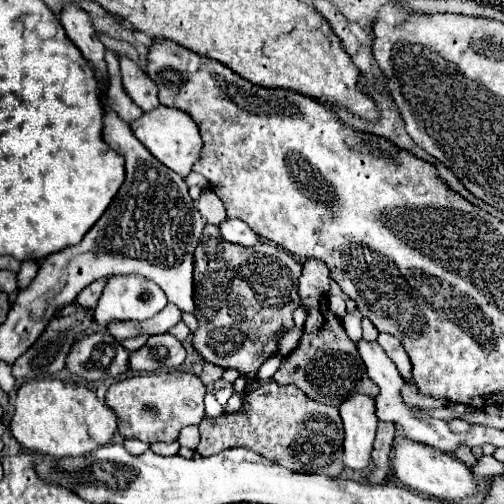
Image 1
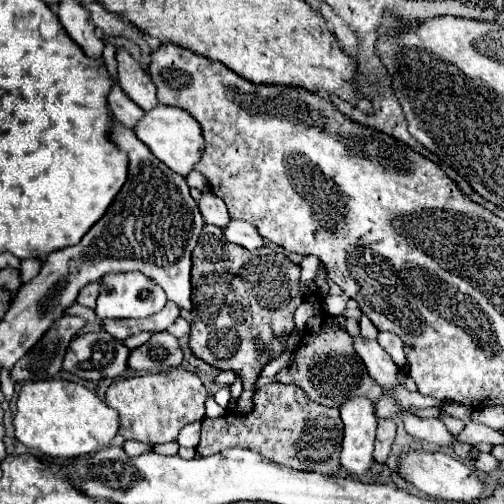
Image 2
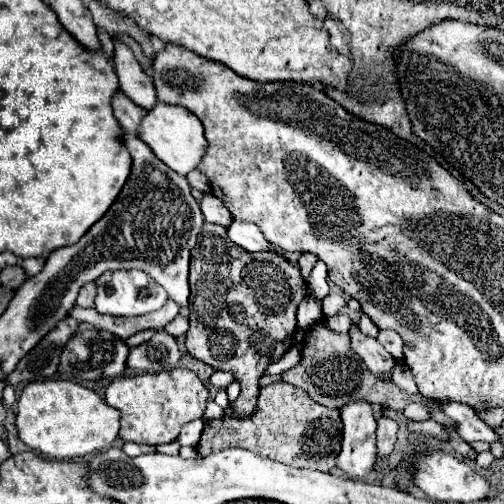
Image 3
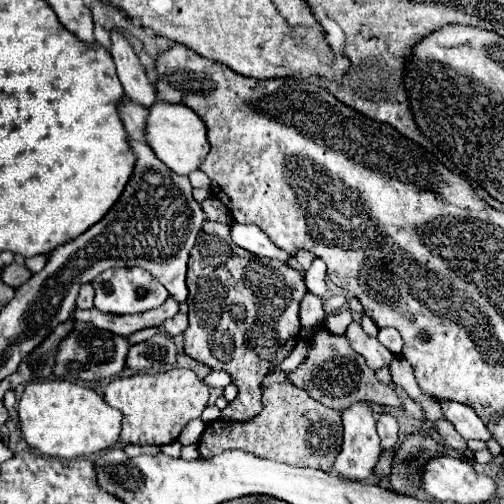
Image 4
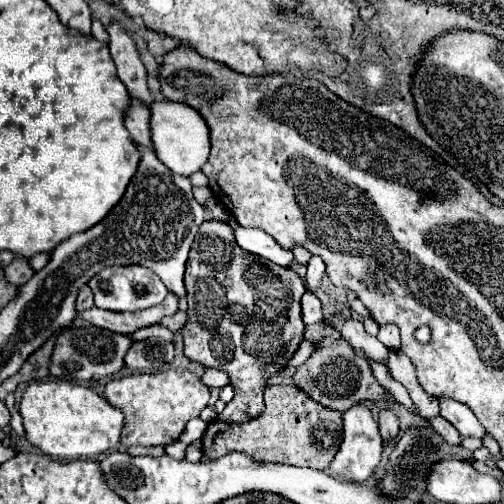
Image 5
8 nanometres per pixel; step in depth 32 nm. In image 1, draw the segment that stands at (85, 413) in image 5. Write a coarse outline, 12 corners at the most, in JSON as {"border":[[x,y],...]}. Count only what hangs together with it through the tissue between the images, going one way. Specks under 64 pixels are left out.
{"border":[[24,382],[10,432],[56,458],[106,446],[116,414],[86,386]]}

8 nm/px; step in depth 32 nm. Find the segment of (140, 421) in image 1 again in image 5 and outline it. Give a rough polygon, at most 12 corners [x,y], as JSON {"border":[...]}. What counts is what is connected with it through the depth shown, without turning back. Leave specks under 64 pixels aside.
{"border":[[190,370],[114,378],[122,446],[168,446],[208,406]]}

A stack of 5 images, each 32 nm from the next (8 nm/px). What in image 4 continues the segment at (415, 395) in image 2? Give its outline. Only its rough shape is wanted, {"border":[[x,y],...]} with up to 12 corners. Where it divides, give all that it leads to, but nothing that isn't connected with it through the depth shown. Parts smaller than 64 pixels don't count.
{"border":[[320,328],[286,374],[316,402],[404,406],[346,336]]}

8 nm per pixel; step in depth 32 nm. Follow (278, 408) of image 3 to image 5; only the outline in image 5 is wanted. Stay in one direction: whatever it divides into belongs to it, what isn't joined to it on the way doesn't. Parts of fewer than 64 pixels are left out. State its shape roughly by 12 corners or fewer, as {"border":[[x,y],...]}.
{"border":[[268,386],[250,422],[214,424],[202,454],[326,470],[340,414]]}

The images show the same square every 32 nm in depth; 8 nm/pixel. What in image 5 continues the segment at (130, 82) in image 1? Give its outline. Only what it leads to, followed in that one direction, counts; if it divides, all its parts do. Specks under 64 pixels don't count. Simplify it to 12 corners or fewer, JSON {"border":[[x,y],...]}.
{"border":[[112,22],[110,54],[130,98],[152,104],[132,38]]}

